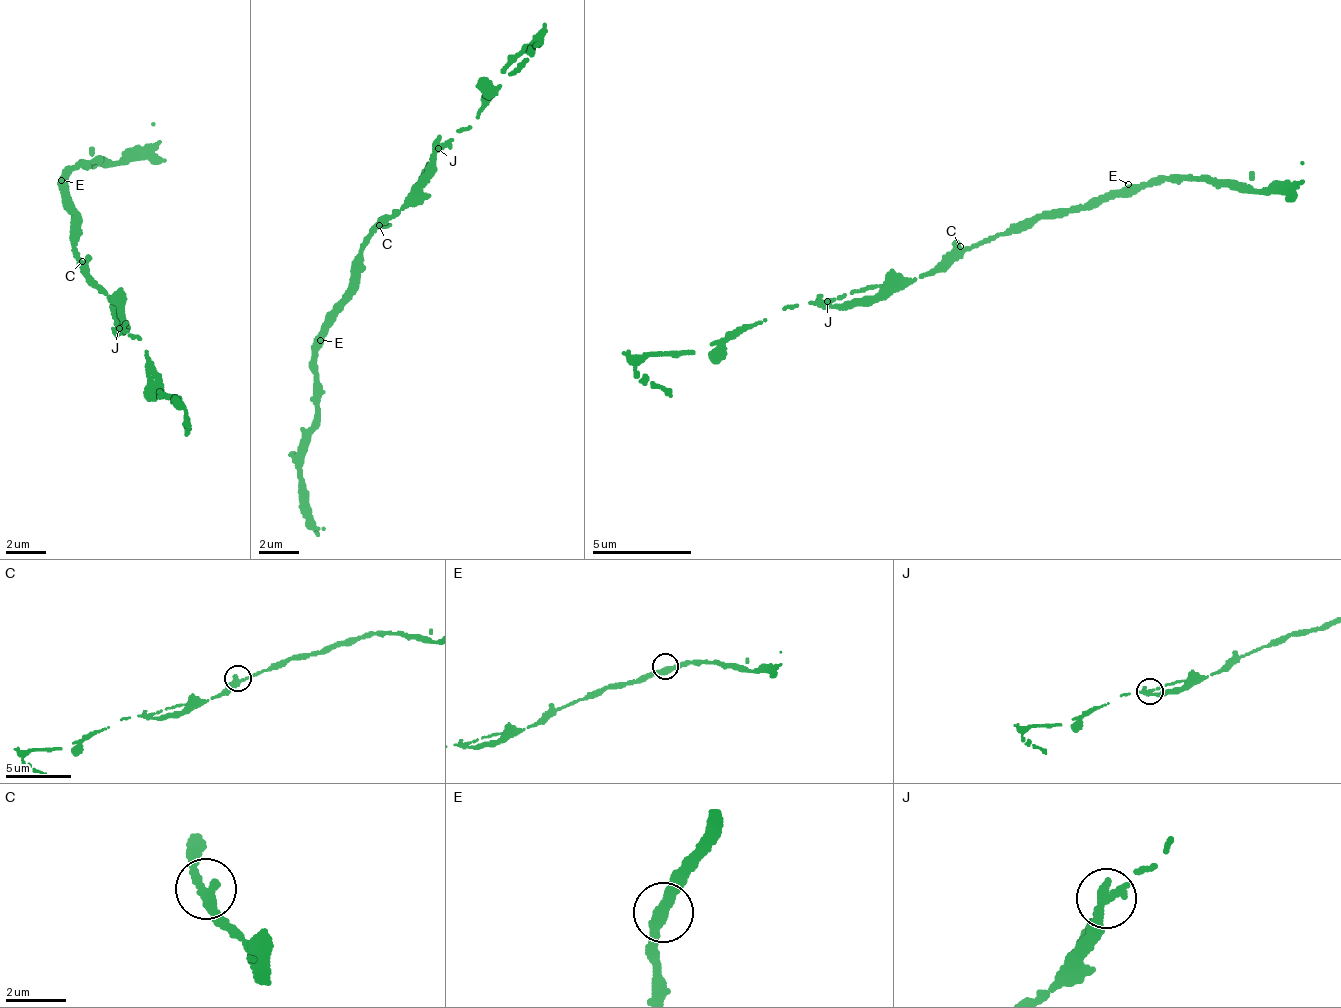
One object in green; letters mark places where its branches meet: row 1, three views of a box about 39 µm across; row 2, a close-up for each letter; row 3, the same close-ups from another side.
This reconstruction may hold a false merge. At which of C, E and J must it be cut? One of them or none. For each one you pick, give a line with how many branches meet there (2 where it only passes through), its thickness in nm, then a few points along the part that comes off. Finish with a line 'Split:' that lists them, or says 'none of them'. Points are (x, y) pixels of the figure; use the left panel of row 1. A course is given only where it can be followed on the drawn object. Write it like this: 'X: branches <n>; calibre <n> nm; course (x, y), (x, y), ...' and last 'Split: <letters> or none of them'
J: branches 2; calibre 340 nm; course (120, 327), (140, 338), (156, 392), (181, 406), (189, 424), (185, 436)
Split: J

